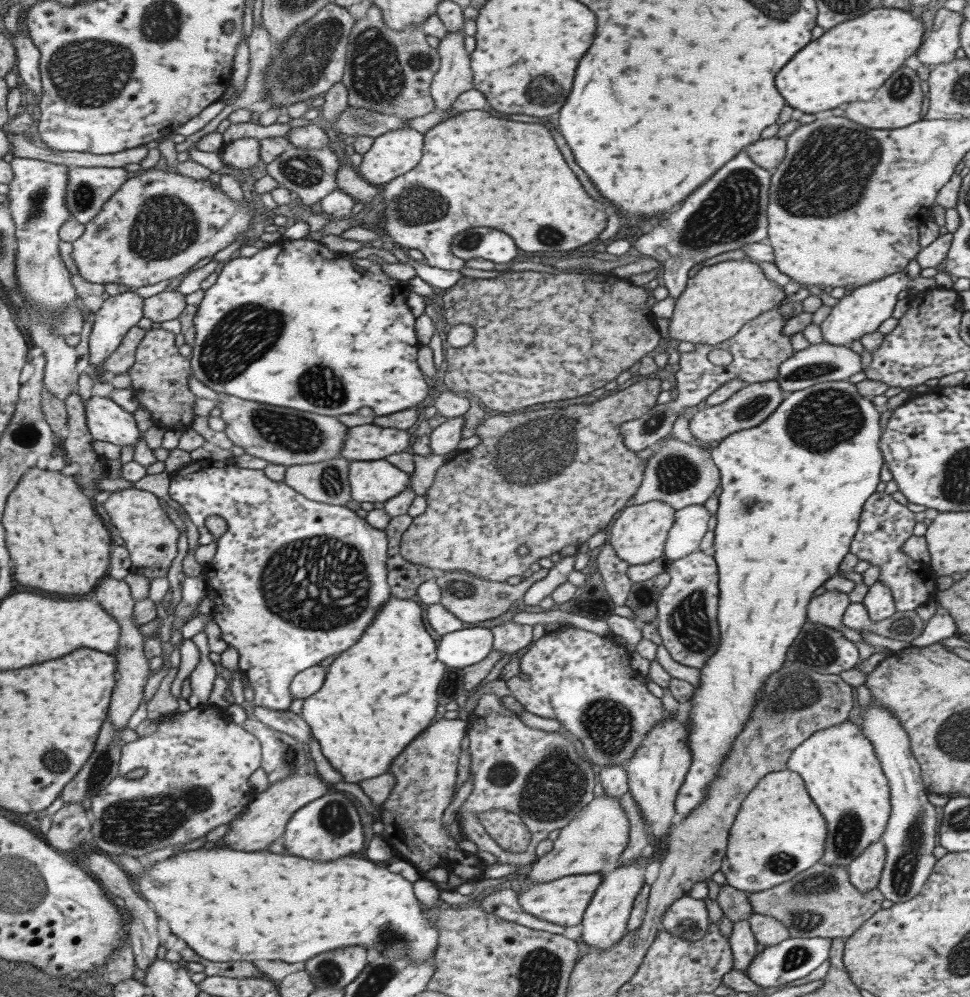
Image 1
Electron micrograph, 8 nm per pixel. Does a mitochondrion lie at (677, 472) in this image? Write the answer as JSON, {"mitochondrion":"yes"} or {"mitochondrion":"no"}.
{"mitochondrion":"yes"}

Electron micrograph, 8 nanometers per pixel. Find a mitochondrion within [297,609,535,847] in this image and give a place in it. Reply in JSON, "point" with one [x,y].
{"point":[336,817]}

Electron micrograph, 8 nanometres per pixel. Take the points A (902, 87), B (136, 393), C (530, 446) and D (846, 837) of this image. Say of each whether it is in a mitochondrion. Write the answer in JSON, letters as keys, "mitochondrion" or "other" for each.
{"A":"mitochondrion","B":"other","C":"mitochondrion","D":"mitochondrion"}

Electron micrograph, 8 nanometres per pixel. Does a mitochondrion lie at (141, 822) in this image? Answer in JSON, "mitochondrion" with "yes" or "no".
{"mitochondrion":"yes"}

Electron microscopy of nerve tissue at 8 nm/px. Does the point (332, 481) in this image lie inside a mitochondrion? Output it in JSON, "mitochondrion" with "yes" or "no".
{"mitochondrion":"yes"}

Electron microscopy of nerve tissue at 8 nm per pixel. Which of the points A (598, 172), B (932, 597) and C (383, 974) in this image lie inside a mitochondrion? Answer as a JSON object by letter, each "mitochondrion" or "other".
{"A":"other","B":"other","C":"mitochondrion"}

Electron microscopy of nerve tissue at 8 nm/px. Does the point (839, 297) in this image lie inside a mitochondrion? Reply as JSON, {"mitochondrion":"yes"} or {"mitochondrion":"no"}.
{"mitochondrion":"no"}

